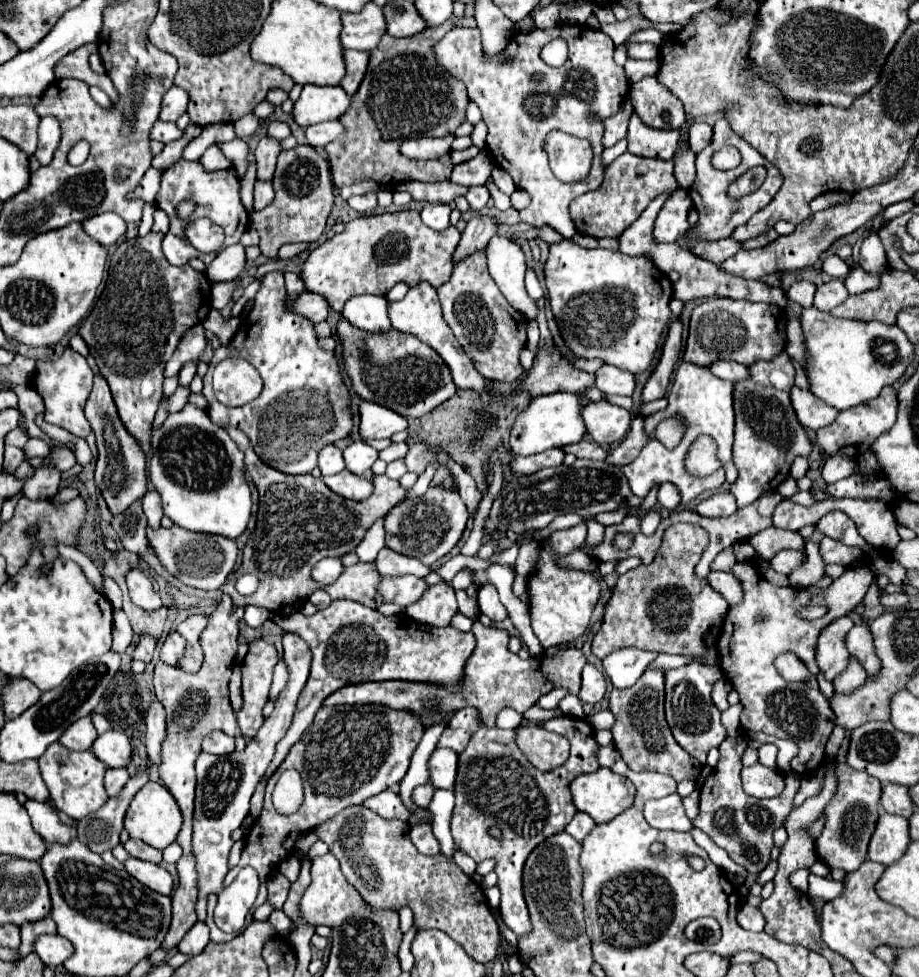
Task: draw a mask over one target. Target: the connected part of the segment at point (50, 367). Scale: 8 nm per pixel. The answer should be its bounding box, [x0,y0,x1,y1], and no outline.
[33,348,93,438]

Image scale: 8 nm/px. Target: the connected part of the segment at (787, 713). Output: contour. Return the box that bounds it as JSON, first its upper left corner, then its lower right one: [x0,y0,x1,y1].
[717,562,871,774]

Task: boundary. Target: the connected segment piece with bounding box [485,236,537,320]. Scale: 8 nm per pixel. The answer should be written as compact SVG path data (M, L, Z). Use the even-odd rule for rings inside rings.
M493 236L485 246L487 258L491 260L489 274L507 298L507 302L519 310L527 320L535 318L537 306L525 292L525 256L521 248L507 236Z

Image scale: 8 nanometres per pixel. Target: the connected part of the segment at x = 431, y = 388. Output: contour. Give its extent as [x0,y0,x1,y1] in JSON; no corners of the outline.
[337,322,457,418]

